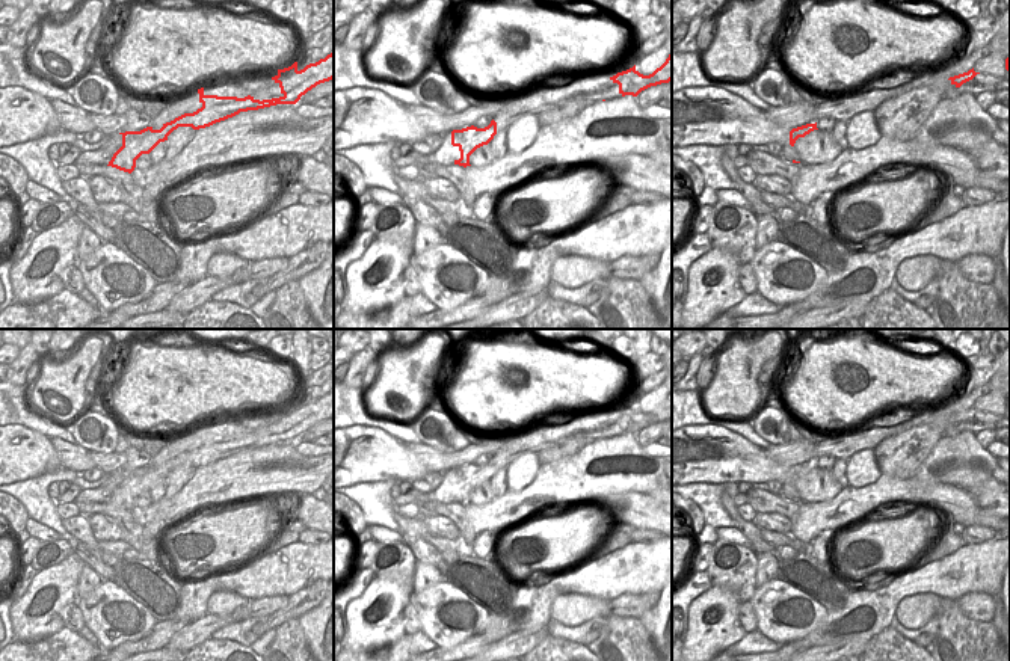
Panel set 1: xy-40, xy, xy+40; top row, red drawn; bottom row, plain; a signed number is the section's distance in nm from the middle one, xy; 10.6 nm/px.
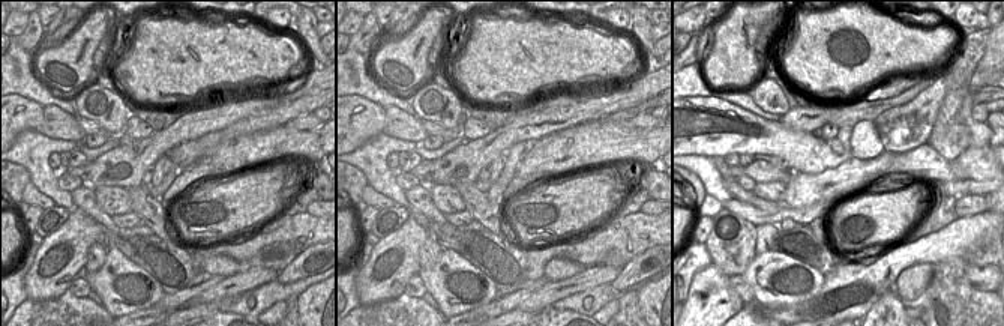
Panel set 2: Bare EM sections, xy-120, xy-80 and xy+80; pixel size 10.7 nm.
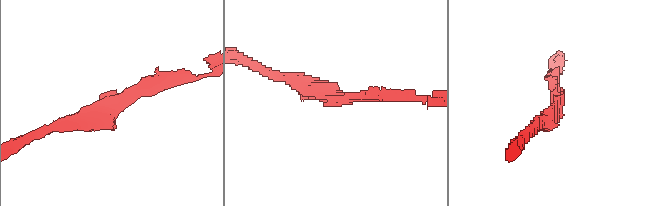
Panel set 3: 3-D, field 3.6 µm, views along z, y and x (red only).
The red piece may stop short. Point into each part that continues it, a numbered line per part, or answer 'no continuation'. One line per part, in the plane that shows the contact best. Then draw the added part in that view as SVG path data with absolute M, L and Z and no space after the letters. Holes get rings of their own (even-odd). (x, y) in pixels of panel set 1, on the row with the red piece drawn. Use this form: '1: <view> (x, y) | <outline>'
no continuation

